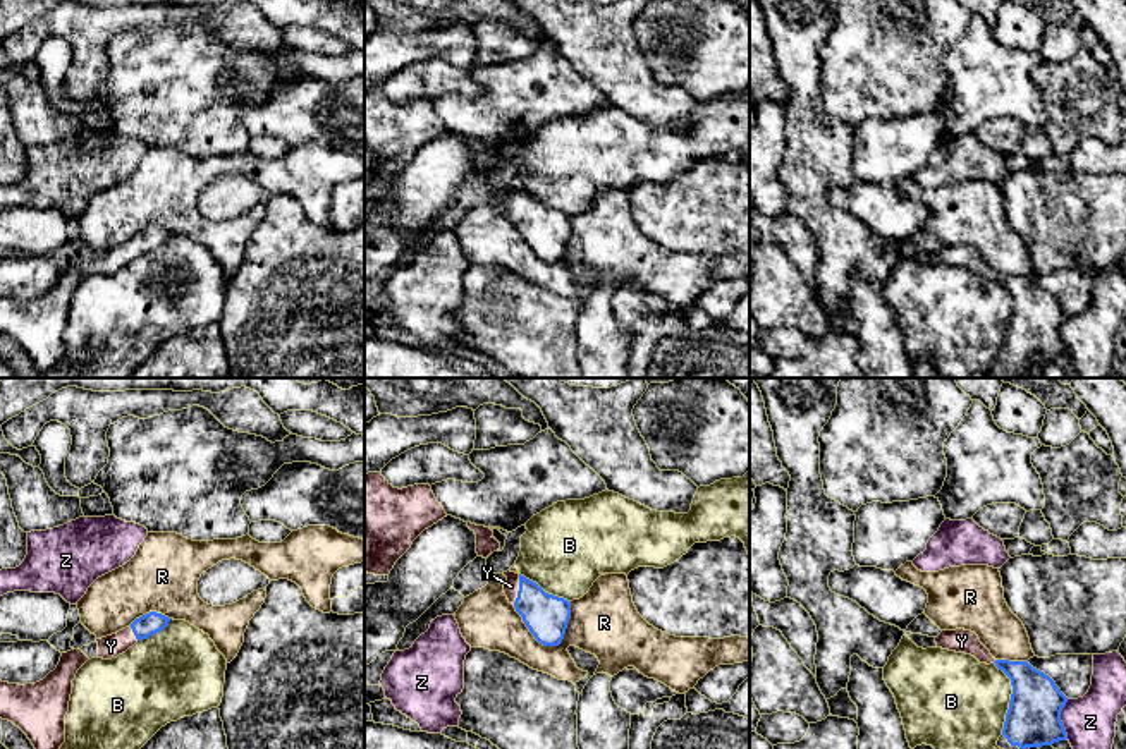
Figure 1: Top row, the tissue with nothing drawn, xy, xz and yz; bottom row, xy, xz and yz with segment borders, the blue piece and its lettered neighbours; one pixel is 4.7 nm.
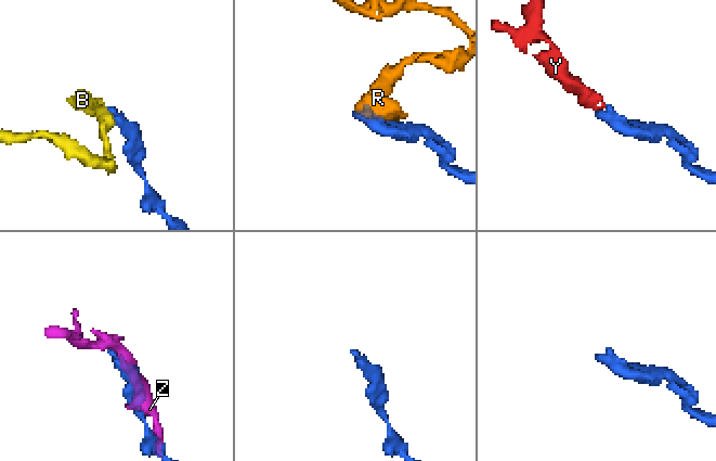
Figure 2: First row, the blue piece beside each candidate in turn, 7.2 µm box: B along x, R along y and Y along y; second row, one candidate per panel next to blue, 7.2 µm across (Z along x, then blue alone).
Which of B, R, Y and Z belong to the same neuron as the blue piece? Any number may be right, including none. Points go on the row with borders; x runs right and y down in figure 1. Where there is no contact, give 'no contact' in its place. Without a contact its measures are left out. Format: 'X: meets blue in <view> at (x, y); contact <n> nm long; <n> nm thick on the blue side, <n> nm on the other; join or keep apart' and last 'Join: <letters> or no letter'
B: meets blue in yz at (1011, 698); contact 340 nm long; 260 nm thick on the blue side, 440 nm on the other; keep apart
R: meets blue in xz at (533, 634); contact 300 nm long; 200 nm thick on the blue side, 260 nm on the other; keep apart
Y: meets blue in xz at (520, 590); contact 150 nm long; 200 nm thick on the blue side, 70 nm on the other; join
Z: meets blue in yz at (1059, 718); contact 180 nm long; 260 nm thick on the blue side, 240 nm on the other; keep apart
Join: Y

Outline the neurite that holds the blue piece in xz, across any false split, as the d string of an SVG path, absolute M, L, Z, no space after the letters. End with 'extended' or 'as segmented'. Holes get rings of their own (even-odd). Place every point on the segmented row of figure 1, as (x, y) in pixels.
M502 574L507 577L504 593L535 639L543 646L559 646L571 618L571 601L545 593L521 574Z; extended

